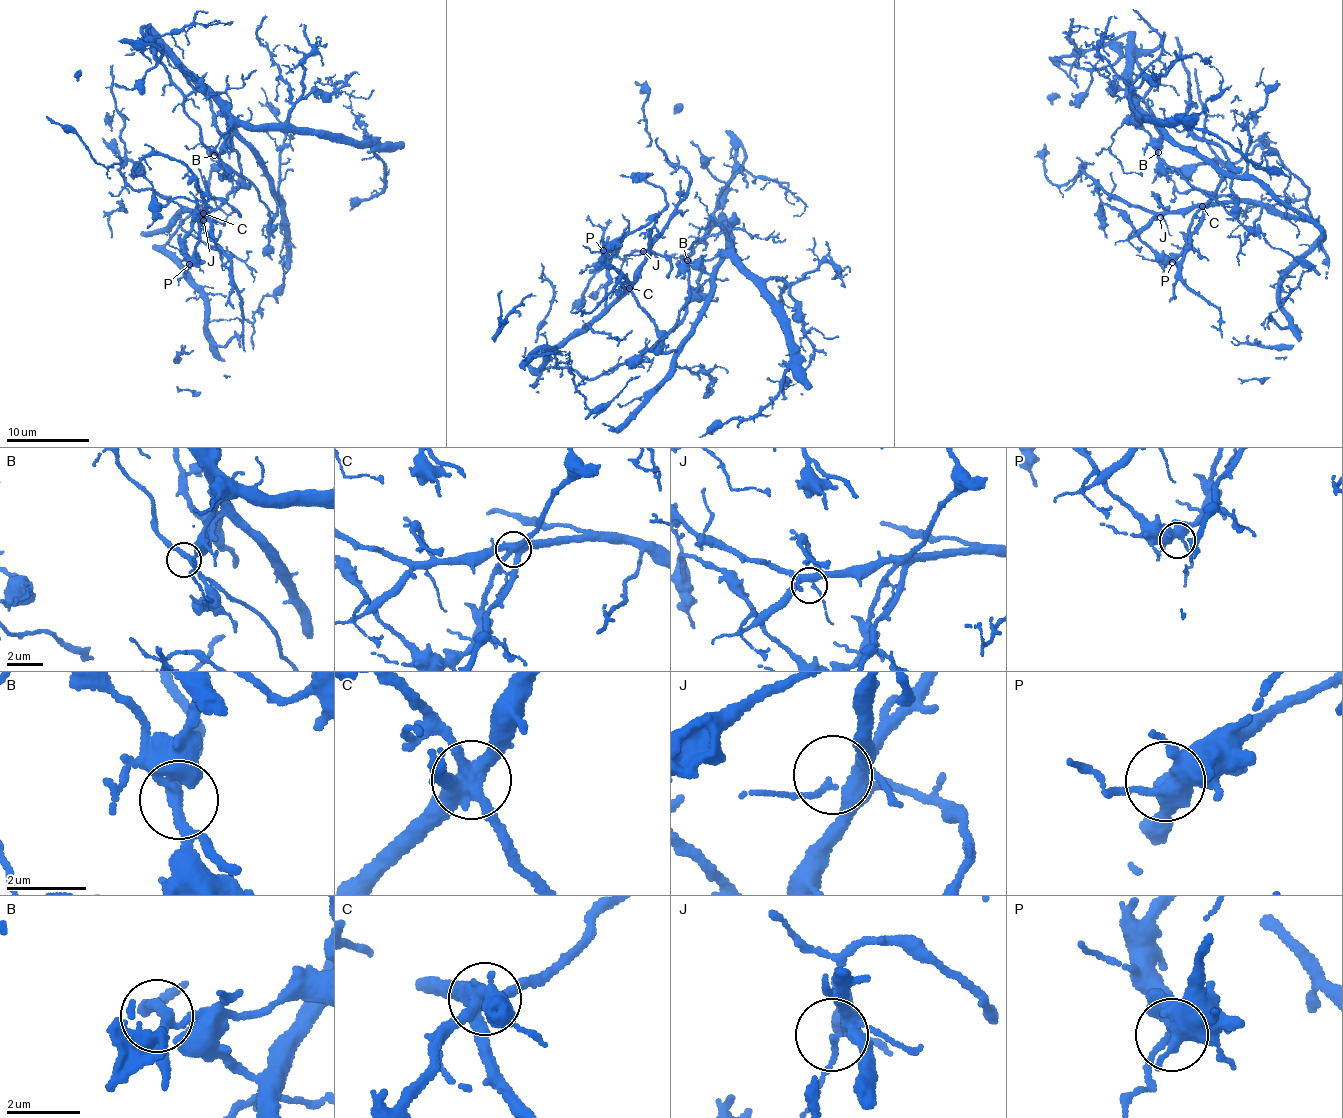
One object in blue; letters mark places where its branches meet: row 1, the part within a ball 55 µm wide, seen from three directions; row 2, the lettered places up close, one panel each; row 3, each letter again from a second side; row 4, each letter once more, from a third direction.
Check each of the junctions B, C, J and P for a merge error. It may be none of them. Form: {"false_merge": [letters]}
{"false_merge": ["C"]}

